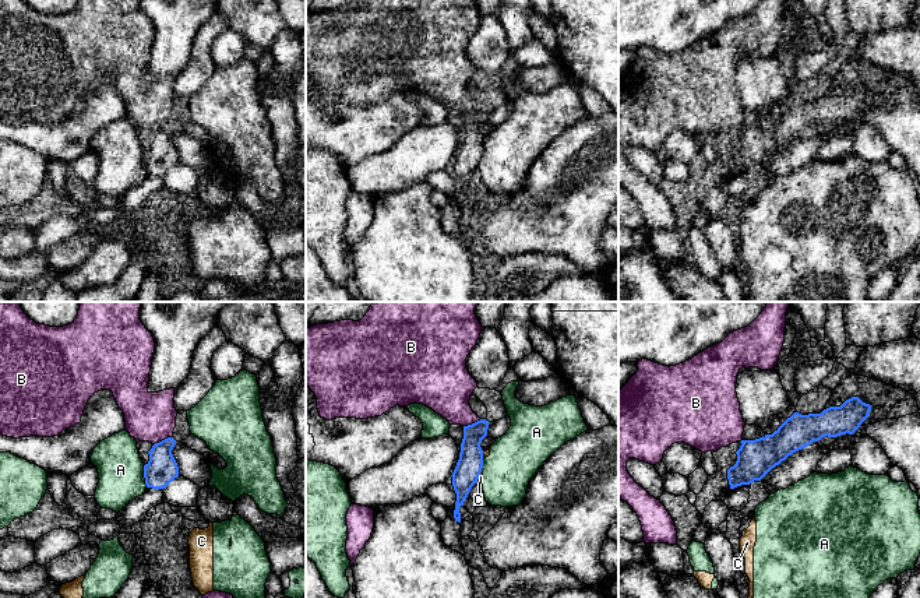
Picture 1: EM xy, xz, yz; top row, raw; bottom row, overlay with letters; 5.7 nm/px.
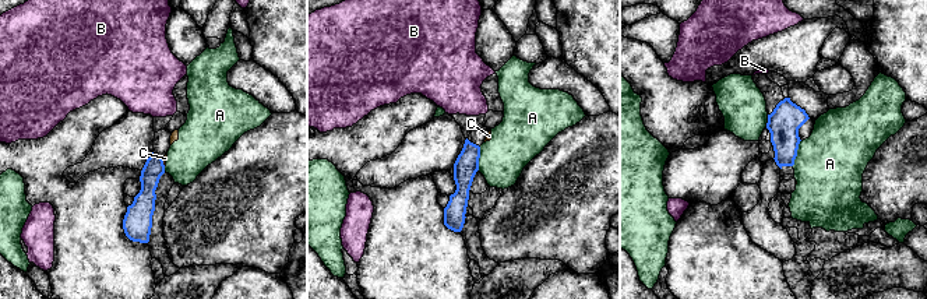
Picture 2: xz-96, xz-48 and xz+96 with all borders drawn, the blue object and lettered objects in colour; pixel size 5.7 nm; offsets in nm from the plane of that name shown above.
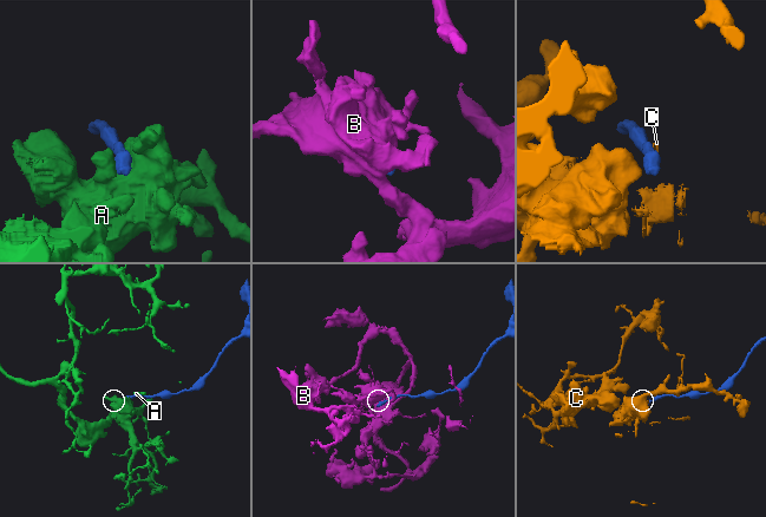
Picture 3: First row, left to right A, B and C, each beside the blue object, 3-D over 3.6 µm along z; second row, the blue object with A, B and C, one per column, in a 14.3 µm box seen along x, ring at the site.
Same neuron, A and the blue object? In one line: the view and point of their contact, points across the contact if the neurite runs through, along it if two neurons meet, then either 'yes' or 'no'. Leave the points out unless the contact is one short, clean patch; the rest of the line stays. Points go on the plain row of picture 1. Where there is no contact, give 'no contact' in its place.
meets blue in xy at (144, 164); no

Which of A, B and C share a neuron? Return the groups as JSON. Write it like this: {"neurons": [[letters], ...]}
{"neurons": [["A", "C"], ["B"]]}

